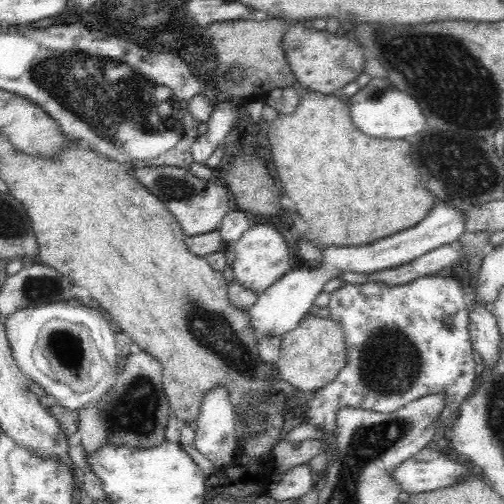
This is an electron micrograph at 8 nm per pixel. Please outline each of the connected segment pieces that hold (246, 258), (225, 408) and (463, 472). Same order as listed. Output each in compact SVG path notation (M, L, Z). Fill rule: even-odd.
M252 224L231 247L235 256L232 266L235 279L244 288L258 295L292 268L284 237L270 225Z
M212 388L210 392L206 392L199 406L199 415L192 424L195 431L193 445L196 450L200 451L212 464L216 470L222 470L227 467L237 455L239 448L239 438L236 437L236 412L230 405L230 395L228 389Z
M433 444L426 445L393 470L393 480L398 483L401 492L417 495L449 487L472 473L472 470L476 471L471 466L460 466L452 460L457 459L452 455L444 456Z

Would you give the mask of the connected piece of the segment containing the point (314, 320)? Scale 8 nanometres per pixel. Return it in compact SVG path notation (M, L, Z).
M313 312L299 324L282 336L278 360L274 364L274 373L298 390L313 393L334 380L346 364L346 345L341 326L330 317L320 318Z

